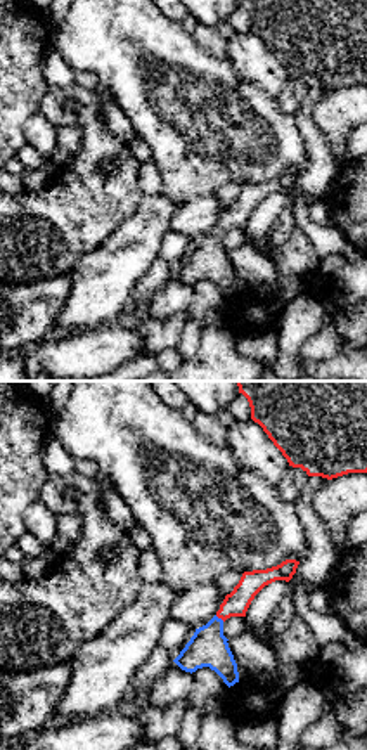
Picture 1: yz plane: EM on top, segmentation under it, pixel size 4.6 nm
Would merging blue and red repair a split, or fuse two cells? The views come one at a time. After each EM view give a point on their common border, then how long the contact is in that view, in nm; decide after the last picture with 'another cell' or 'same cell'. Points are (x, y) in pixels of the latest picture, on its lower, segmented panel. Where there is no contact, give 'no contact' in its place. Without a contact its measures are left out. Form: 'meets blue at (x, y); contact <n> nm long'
meets blue at (220, 619); contact 50 nm long

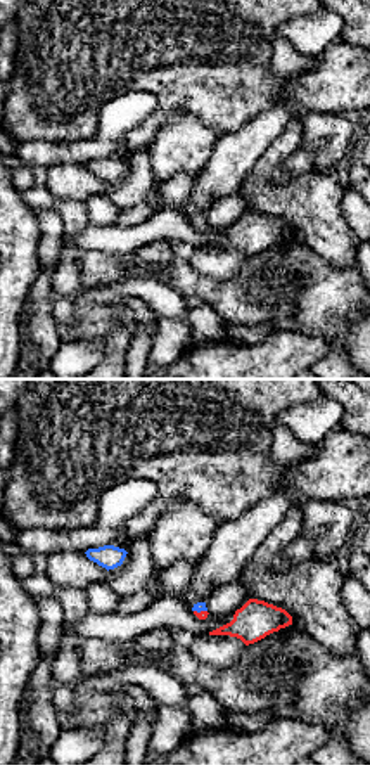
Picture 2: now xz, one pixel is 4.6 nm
meets blue at (201, 610); contact 60 nm long

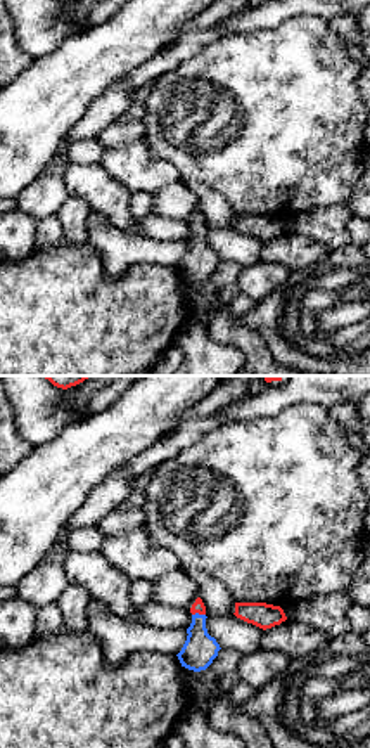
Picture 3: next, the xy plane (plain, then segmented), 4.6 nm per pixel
meets blue at (197, 613); contact 60 nm long

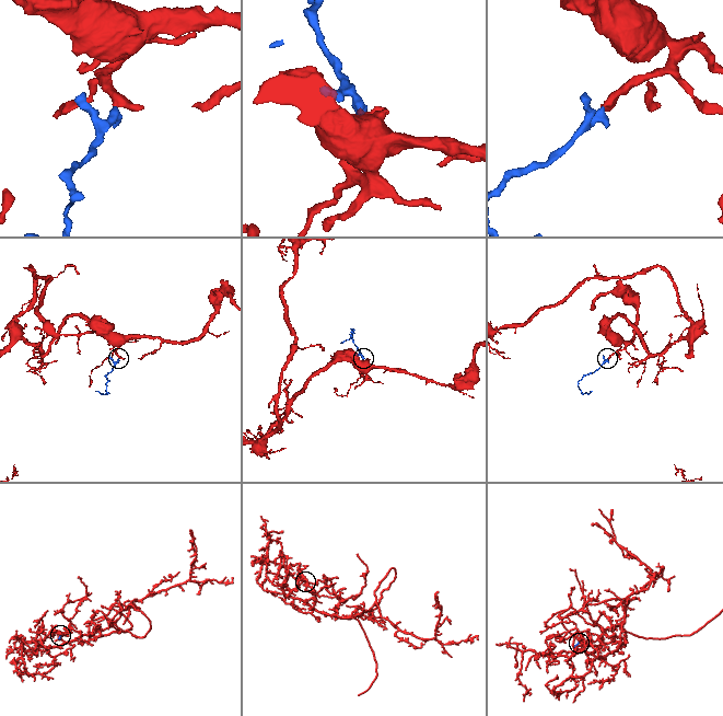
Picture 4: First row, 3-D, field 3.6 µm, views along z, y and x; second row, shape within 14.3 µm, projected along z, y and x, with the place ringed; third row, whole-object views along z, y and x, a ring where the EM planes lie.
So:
same cell

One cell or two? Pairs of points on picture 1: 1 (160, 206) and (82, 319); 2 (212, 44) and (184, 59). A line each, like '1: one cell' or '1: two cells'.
1: one cell
2: two cells

